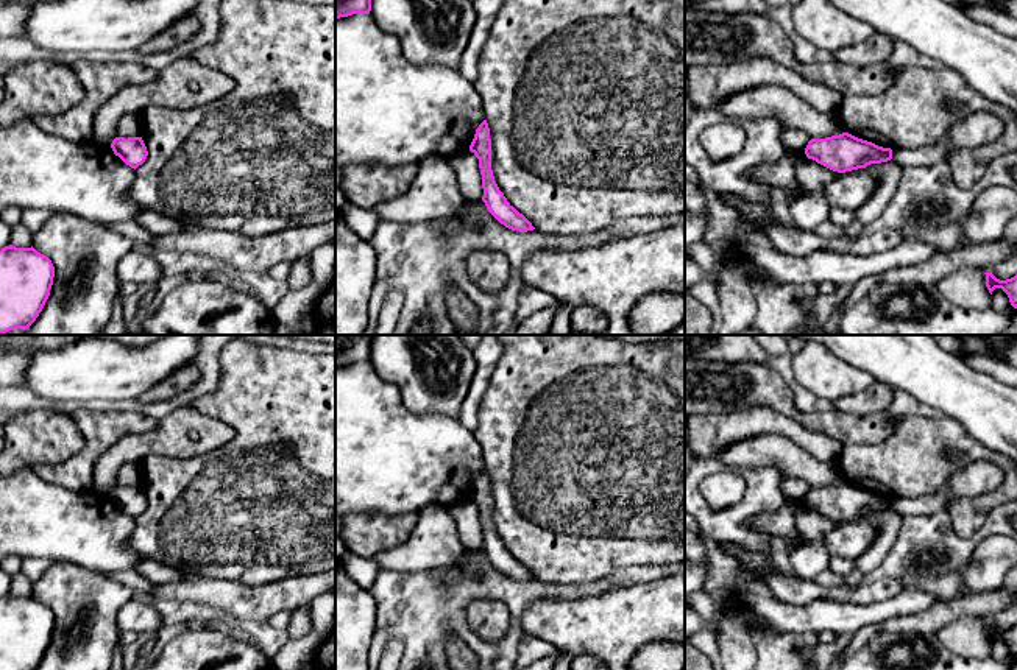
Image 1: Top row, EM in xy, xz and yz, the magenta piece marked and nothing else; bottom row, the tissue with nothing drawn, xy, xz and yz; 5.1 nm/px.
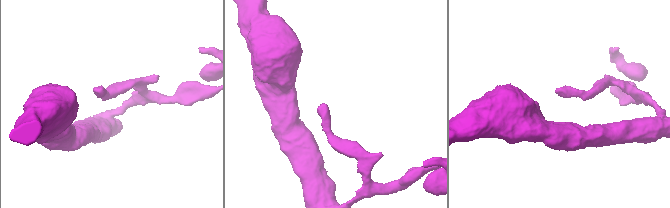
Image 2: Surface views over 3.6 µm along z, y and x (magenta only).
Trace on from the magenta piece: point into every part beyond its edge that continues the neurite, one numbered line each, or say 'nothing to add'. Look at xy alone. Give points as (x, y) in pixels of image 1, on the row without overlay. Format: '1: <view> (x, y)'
nothing to add

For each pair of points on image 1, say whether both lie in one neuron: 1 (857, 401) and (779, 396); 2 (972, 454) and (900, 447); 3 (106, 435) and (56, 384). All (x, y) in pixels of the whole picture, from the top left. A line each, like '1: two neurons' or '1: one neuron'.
1: two neurons
2: one neuron
3: two neurons

